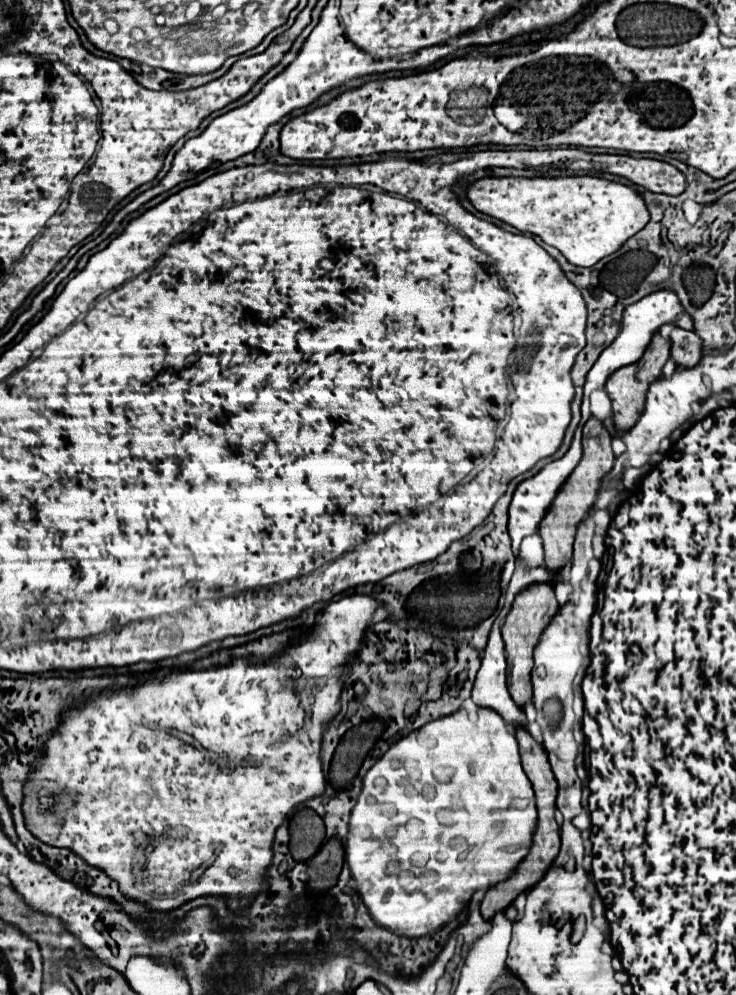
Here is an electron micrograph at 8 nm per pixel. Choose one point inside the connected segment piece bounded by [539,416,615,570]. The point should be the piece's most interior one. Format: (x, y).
(576, 498)

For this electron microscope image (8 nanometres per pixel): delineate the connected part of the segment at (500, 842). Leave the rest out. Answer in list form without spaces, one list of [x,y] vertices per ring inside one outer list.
[[[459,708],[457,712],[437,718],[419,730],[409,732],[405,738],[401,738],[397,744],[393,744],[381,758],[379,762],[365,774],[363,778],[363,790],[357,798],[355,808],[351,810],[349,818],[349,834],[345,838],[345,860],[349,864],[349,870],[357,882],[357,890],[369,908],[373,920],[379,926],[385,926],[389,930],[397,930],[403,936],[417,938],[417,936],[427,936],[447,924],[459,910],[463,908],[465,902],[471,900],[473,892],[489,888],[489,884],[497,882],[501,876],[507,876],[517,868],[517,860],[529,852],[531,836],[533,836],[533,824],[537,820],[537,810],[535,810],[535,798],[533,798],[533,788],[529,784],[529,778],[525,776],[519,760],[519,746],[517,738],[513,736],[513,730],[505,724],[505,720],[491,708],[477,708],[473,720],[471,714],[465,708]]]

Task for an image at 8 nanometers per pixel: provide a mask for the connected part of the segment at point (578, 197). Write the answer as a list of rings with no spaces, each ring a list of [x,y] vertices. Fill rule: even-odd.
[[[597,176],[483,178],[469,188],[467,196],[479,212],[539,236],[575,266],[597,264],[649,222],[647,206],[633,188]]]

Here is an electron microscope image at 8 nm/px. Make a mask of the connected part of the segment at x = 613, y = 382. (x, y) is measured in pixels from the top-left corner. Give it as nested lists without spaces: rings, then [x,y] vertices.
[[[659,332],[653,334],[645,354],[641,356],[641,360],[637,360],[635,364],[629,364],[629,366],[623,366],[619,370],[615,370],[605,388],[609,392],[609,398],[611,398],[611,404],[613,404],[613,418],[615,418],[615,428],[621,428],[621,430],[629,430],[641,416],[641,412],[645,410],[645,398],[647,398],[647,390],[649,390],[649,384],[661,376],[661,368],[663,364],[667,362],[669,358],[669,350],[671,350],[671,340],[669,338],[663,338]]]

